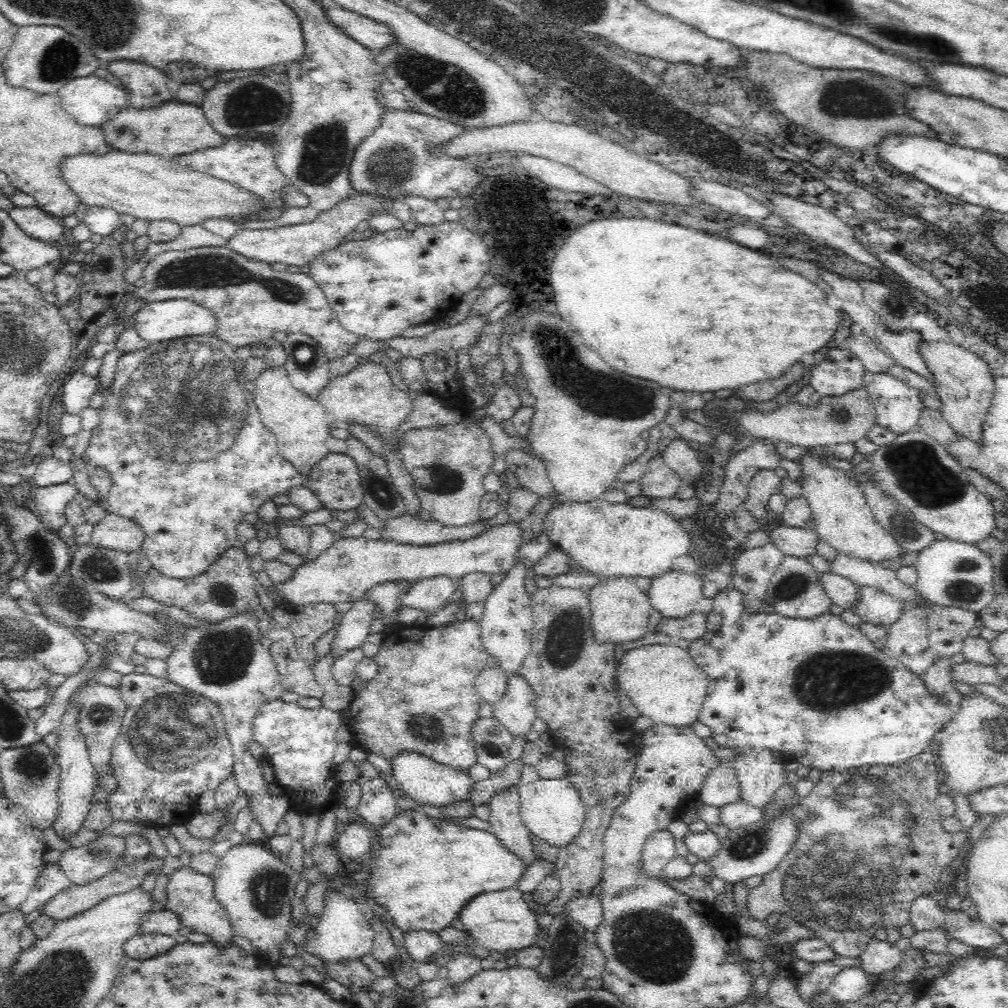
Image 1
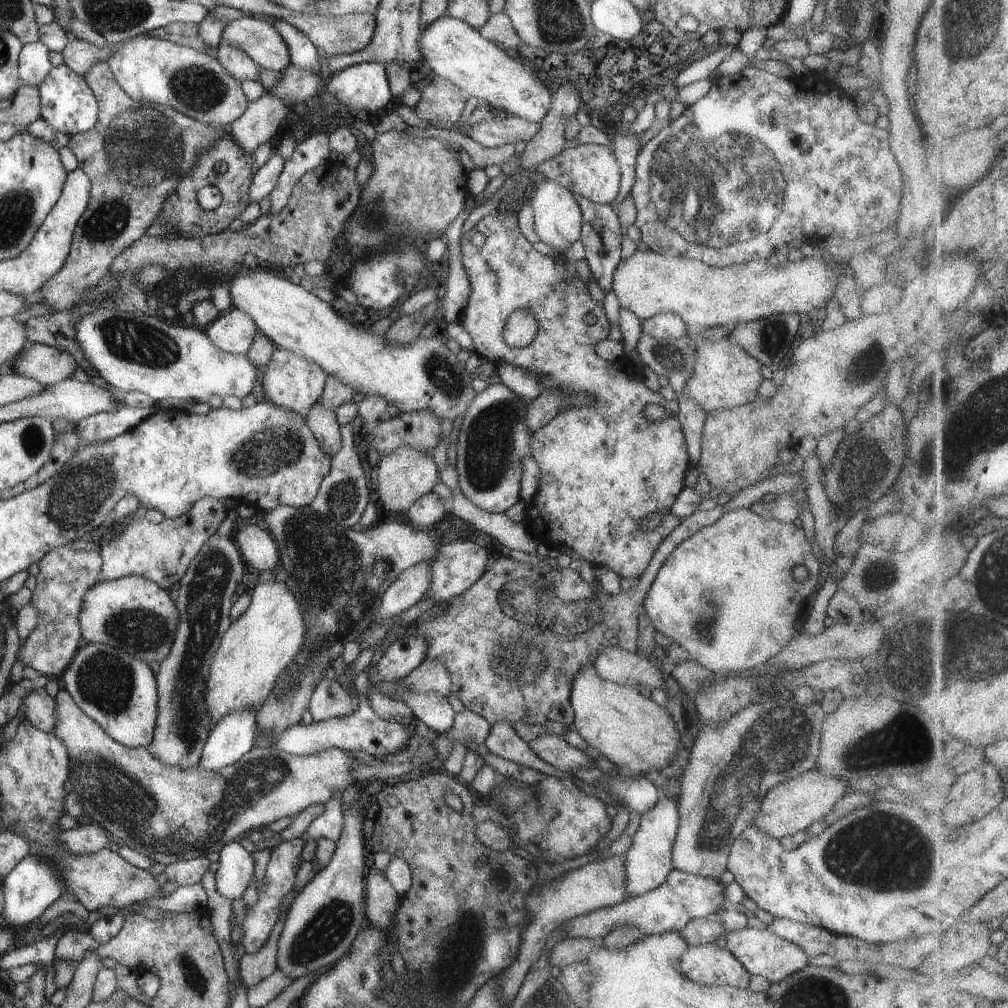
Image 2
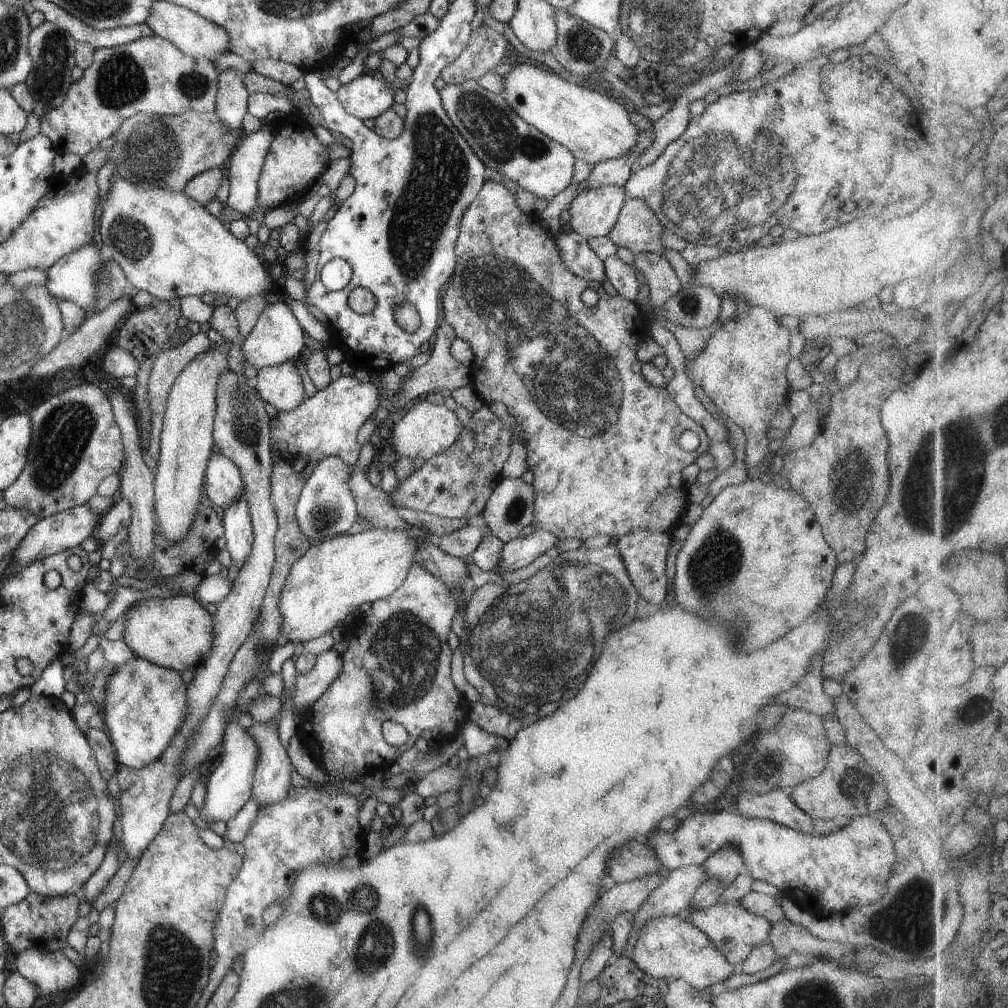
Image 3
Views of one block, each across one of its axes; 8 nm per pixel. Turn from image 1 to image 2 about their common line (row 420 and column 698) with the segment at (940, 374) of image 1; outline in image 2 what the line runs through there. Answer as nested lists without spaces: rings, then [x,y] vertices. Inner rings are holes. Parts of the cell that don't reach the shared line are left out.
[[[714,943],[695,947],[687,946],[682,954],[681,972],[695,984],[705,986],[729,985],[738,989],[745,989],[750,981],[750,975],[745,967],[727,949],[718,947]]]

